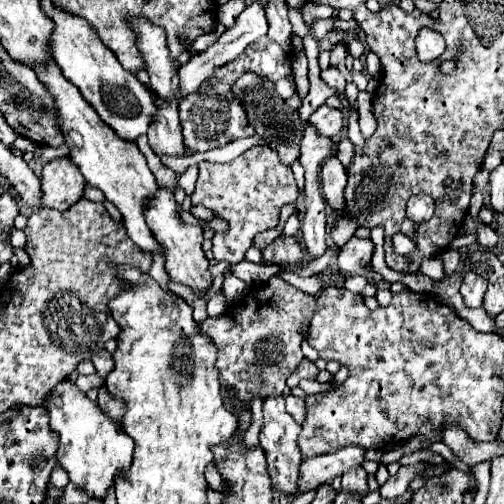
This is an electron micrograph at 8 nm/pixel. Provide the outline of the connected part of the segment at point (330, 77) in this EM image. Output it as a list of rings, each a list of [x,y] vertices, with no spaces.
[[[327,68],[327,70],[323,70],[321,72],[321,78],[323,78],[323,82],[329,86],[329,88],[333,88],[333,90],[337,90],[337,92],[343,92],[345,90],[345,78],[343,78],[343,74],[337,70],[337,68]]]

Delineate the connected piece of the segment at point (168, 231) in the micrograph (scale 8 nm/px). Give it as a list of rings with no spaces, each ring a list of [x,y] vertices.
[[[161,188],[161,196],[149,204],[149,212],[145,212],[145,220],[149,220],[149,228],[153,228],[153,236],[165,244],[165,250],[169,250],[169,256],[165,256],[165,268],[171,280],[181,282],[185,286],[191,286],[195,292],[203,292],[211,286],[213,276],[207,272],[209,260],[205,258],[201,244],[203,244],[203,230],[199,226],[191,226],[181,220],[175,212],[175,200],[173,194]]]

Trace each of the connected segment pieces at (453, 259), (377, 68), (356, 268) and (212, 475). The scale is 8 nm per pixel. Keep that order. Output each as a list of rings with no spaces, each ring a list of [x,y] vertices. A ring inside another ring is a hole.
[[[449,248],[441,254],[441,260],[443,260],[443,266],[445,266],[445,278],[453,276],[457,272],[457,266],[459,266],[459,252]]]
[[[373,53],[366,56],[366,69],[372,79],[379,81],[381,74],[381,63],[376,54]]]
[[[353,236],[337,256],[337,272],[347,276],[367,276],[367,264],[371,262],[375,252],[375,244],[371,238],[357,238]]]
[[[209,464],[209,468],[205,470],[205,476],[207,476],[207,480],[209,480],[209,486],[211,486],[211,488],[215,488],[215,490],[219,490],[219,492],[223,492],[223,494],[227,494],[225,478],[217,472],[217,468],[215,468],[213,464]]]

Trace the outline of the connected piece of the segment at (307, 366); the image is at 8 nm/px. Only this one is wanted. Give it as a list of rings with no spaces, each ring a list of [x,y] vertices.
[[[305,360],[305,364],[301,364],[301,368],[297,368],[297,372],[293,374],[293,376],[289,376],[289,380],[287,380],[287,386],[289,388],[295,388],[303,378],[309,378],[309,380],[317,380],[317,374],[319,374],[319,370],[317,370],[317,366],[313,364],[313,362],[309,362],[309,360]]]

